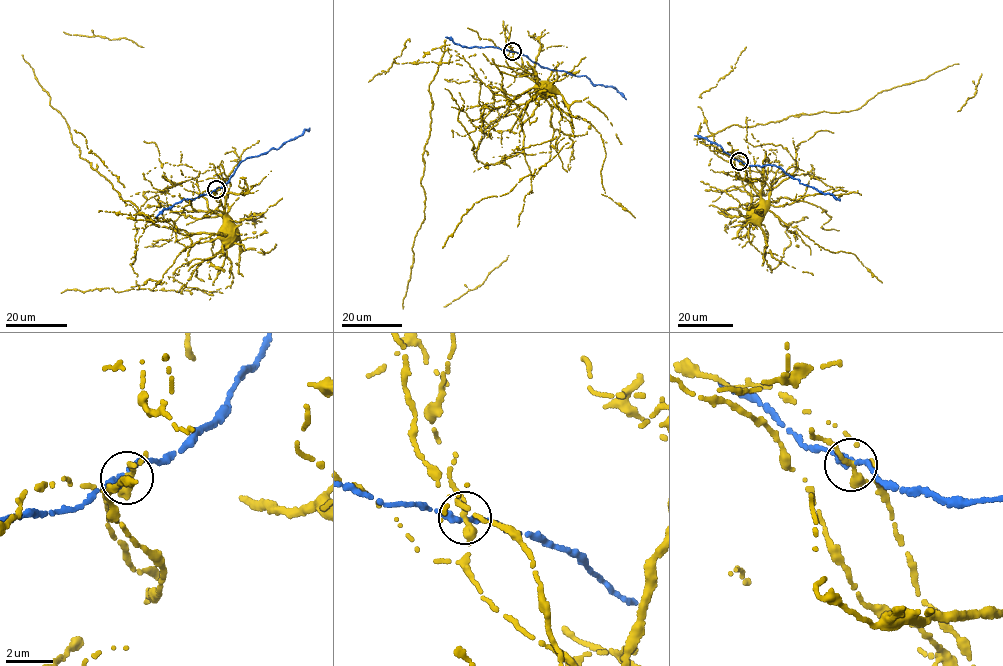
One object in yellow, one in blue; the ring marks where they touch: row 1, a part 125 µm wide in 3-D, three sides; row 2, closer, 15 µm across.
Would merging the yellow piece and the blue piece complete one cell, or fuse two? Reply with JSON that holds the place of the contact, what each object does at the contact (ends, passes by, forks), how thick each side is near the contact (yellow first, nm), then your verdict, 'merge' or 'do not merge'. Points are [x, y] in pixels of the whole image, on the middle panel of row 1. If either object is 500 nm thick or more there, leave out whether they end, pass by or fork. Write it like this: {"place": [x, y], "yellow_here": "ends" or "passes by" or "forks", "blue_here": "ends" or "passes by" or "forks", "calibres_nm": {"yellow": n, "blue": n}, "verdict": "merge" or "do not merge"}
{"place": [512, 51], "yellow_here": "ends", "blue_here": "passes by", "calibres_nm": {"yellow": 380, "blue": 280}, "verdict": "do not merge"}

